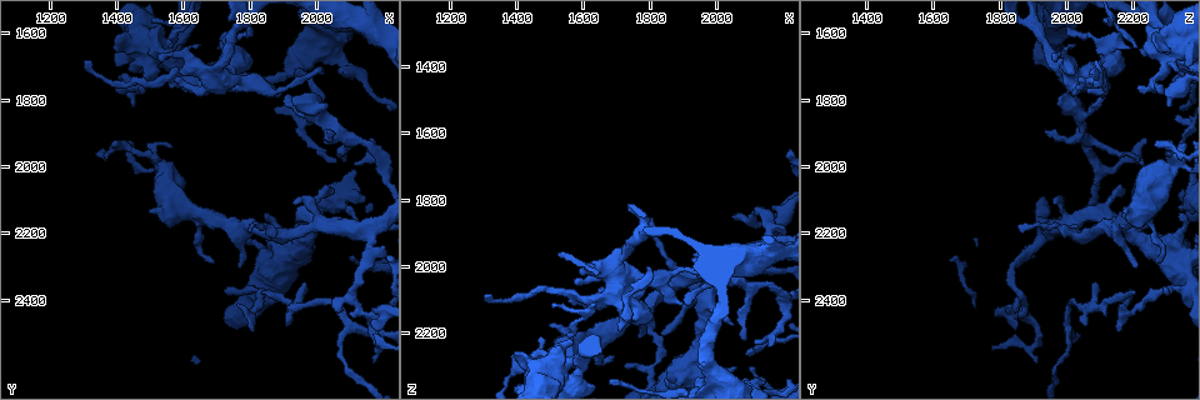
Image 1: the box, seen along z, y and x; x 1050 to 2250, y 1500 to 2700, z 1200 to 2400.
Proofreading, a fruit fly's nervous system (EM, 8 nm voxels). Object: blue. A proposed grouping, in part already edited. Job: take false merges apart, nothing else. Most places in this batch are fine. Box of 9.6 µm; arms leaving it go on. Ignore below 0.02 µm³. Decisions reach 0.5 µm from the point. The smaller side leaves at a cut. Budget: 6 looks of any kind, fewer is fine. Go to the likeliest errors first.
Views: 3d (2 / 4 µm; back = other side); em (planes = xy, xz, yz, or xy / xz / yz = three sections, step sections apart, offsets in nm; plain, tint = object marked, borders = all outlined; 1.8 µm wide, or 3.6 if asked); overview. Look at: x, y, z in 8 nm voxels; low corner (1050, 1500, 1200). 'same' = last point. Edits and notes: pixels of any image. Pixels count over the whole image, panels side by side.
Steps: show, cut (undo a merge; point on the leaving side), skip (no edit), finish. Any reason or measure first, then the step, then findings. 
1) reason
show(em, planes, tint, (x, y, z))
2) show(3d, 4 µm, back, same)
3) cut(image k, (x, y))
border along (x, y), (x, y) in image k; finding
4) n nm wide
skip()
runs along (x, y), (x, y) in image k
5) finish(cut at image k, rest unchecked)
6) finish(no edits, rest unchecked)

touches itself
show(em, xz, step 16, tint, (1470, 1670, 2320))

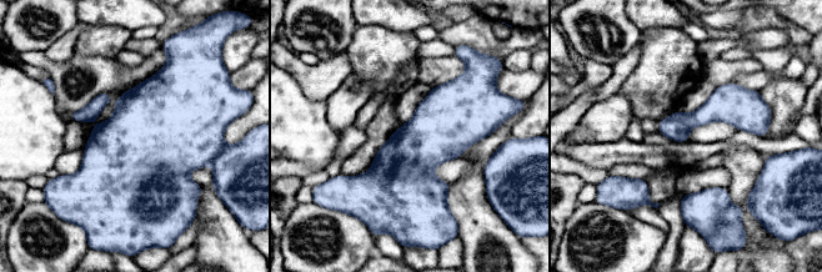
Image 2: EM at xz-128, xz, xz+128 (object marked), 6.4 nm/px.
show(em, planes, borders, same)

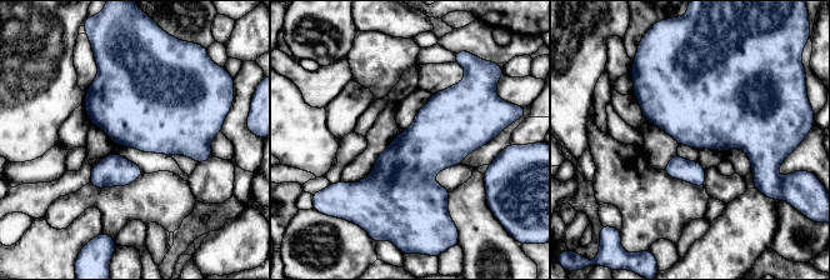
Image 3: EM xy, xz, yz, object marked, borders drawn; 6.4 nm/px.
skip()
one neuron here

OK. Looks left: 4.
abrupt turn
show(3d, 2 µm, (2160, 2450, 1870))

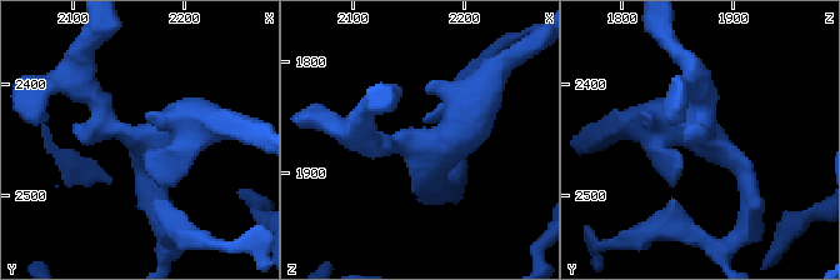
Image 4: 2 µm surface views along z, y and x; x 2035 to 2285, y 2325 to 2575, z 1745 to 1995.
show(em, xz, step 16, tint, (2170, 2446, 1876))

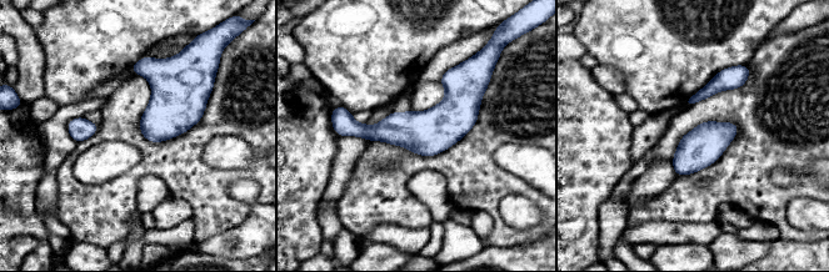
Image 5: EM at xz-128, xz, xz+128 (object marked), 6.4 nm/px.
another direction
show(em, planes, tint, same)

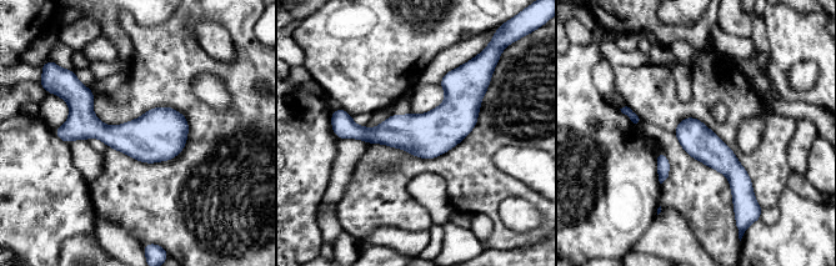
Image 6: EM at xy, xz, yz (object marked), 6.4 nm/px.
220 nm wide
skip()
runs along (479, 95), (435, 132), (341, 129) in image 6; continuous, no second neuron

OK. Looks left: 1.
branch point
show(em, planes, tint, (1750, 1680, 2140))

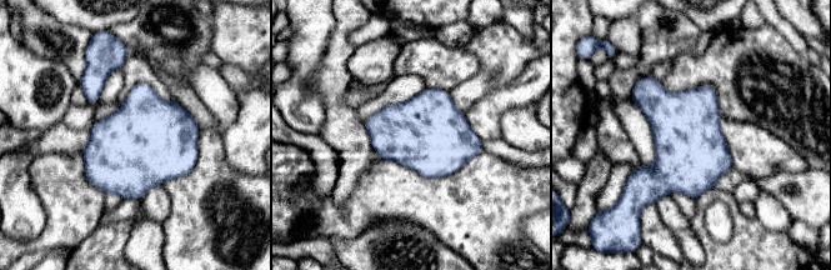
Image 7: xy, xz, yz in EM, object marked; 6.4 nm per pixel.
skip()
all the same neuron

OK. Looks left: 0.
finish(no edits, rest unchecked)

